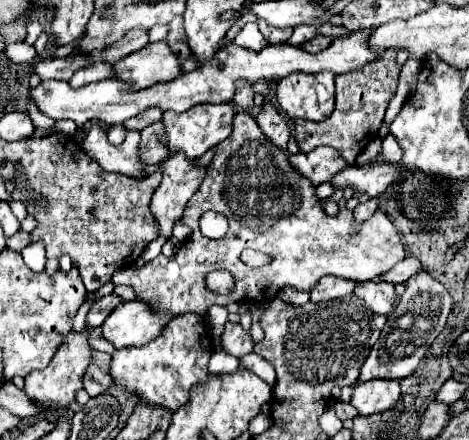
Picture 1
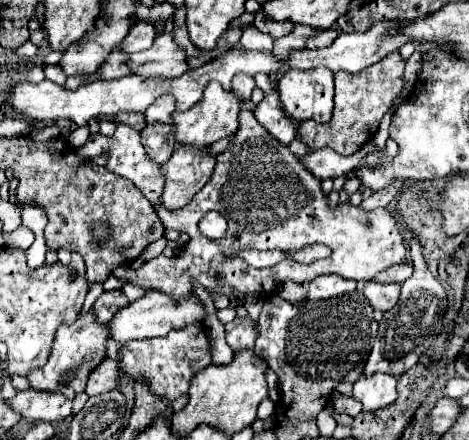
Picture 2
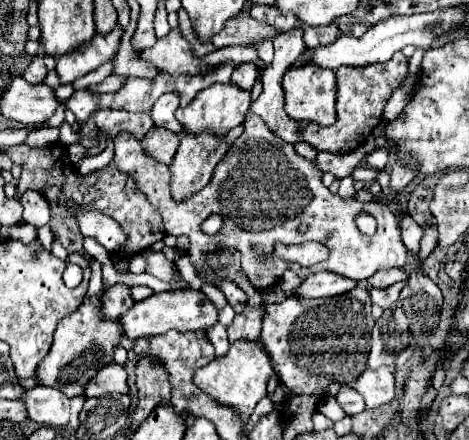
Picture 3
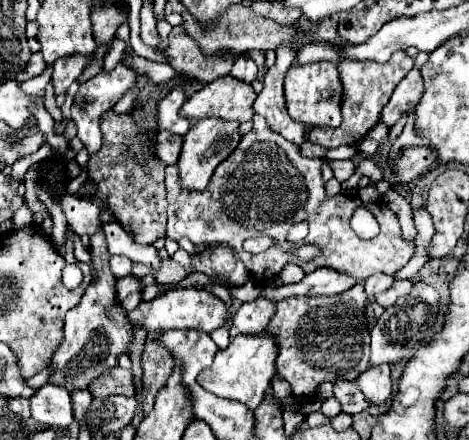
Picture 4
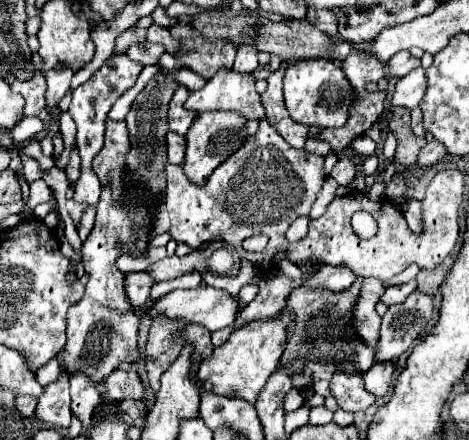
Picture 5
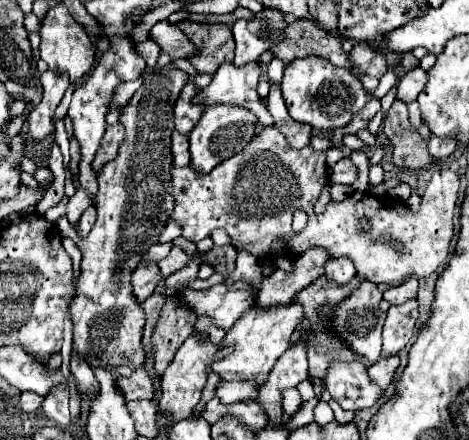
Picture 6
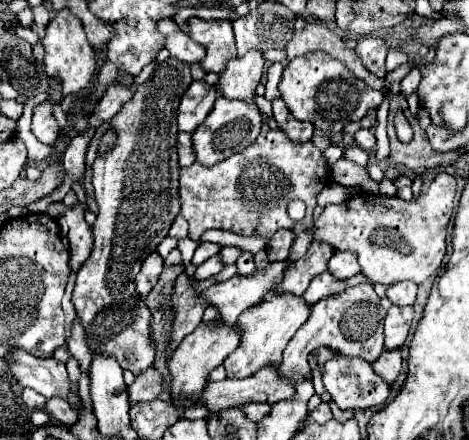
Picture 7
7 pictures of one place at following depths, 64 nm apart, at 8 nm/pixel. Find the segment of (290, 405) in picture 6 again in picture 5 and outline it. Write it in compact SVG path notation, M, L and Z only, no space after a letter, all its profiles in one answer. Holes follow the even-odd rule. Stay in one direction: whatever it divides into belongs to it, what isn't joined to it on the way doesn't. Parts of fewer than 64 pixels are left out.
M292 388L292 392L288 392L288 396L284 398L284 410L298 410L304 404L304 396L300 392L296 392L296 388Z

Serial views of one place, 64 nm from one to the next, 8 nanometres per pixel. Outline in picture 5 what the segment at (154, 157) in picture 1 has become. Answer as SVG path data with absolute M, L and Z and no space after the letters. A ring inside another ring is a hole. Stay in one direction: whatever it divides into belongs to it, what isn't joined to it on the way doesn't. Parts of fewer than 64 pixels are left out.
M176 132L166 134L166 156L168 164L182 164L184 162L184 138Z

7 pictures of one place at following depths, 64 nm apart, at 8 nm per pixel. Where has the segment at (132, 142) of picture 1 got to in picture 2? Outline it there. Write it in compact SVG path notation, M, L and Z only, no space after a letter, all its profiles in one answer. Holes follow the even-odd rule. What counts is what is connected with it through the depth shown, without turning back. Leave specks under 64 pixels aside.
M120 124L120 126L116 128L114 136L110 136L110 138L104 136L104 134L100 134L100 132L98 132L98 134L90 134L88 142L86 142L84 146L76 148L76 152L80 152L80 156L84 156L86 160L94 160L94 158L106 154L106 164L104 164L104 166L106 166L110 172L120 174L120 176L132 180L134 184L138 184L138 188L140 188L142 192L146 192L146 196L150 198L152 204L156 204L158 196L162 195L165 184L162 170L158 164L154 164L152 160L146 158L146 152L144 152L144 148L142 148L142 144L140 144L140 132L134 130L132 126Z

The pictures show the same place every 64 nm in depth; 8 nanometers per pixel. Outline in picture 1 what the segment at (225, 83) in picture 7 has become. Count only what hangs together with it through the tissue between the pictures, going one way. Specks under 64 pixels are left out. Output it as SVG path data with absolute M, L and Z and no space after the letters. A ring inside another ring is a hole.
M224 102L224 104L196 104L194 108L186 112L172 112L166 110L162 116L164 124L164 134L168 140L168 150L170 154L184 152L188 160L200 158L206 150L216 146L218 142L226 140L232 132L232 118L234 118L234 106Z

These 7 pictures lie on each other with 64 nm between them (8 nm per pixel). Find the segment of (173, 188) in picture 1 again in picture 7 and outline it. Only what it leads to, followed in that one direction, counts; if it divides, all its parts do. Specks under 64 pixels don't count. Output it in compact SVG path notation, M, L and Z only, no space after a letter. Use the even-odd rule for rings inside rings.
M216 98L212 112L208 118L192 132L192 146L196 152L196 162L210 168L216 162L228 158L230 154L236 154L244 148L248 148L256 136L260 134L262 116L254 104L242 104L242 100L220 100Z

